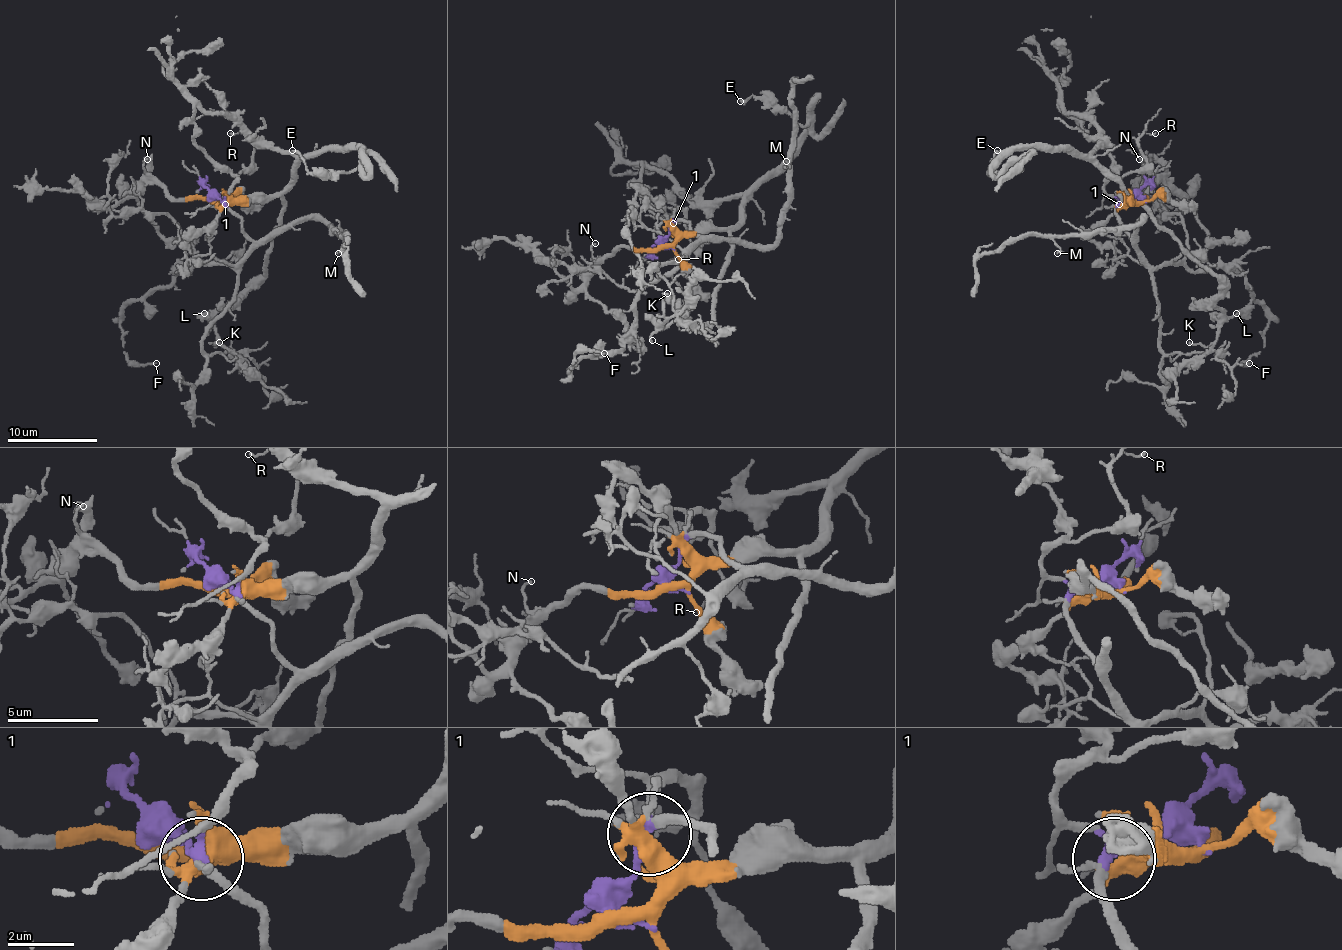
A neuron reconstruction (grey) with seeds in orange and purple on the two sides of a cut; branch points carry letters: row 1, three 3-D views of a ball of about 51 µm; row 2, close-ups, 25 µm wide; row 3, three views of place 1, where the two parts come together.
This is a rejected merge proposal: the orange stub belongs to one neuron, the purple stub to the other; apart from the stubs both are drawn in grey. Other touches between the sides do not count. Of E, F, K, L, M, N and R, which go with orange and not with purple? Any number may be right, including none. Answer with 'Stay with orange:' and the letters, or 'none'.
Stay with orange: E, K, L, N

